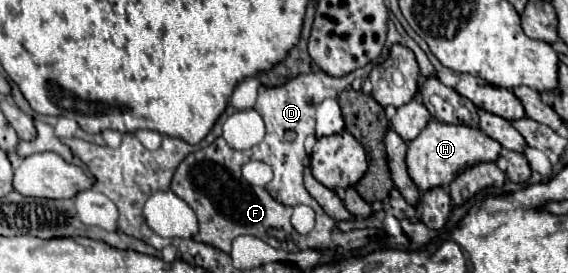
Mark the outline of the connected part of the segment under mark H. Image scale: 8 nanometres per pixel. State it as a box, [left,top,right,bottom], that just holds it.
[405,119,503,191]

